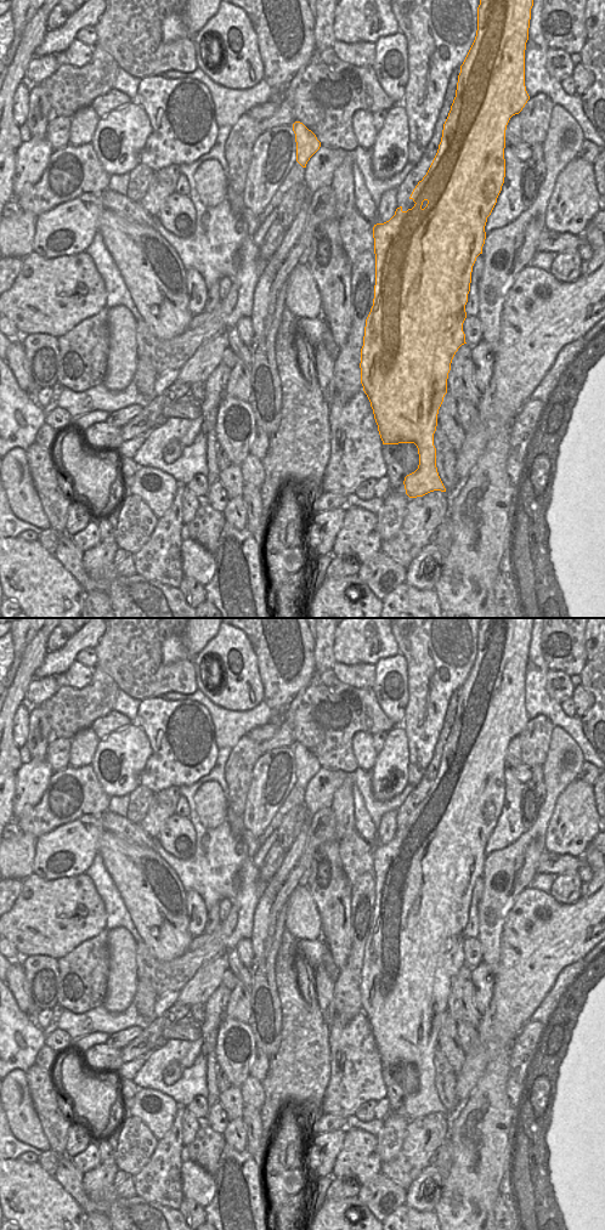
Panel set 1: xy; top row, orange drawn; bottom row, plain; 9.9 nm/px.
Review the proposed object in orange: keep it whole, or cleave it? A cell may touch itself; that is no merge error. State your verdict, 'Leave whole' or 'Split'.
Leave whole.

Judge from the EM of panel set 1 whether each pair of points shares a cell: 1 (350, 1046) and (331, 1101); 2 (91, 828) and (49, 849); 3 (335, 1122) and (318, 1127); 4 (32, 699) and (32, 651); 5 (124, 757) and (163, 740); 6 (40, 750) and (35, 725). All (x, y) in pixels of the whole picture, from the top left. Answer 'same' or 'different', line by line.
1: same
2: same
3: same
4: different
5: different
6: same

